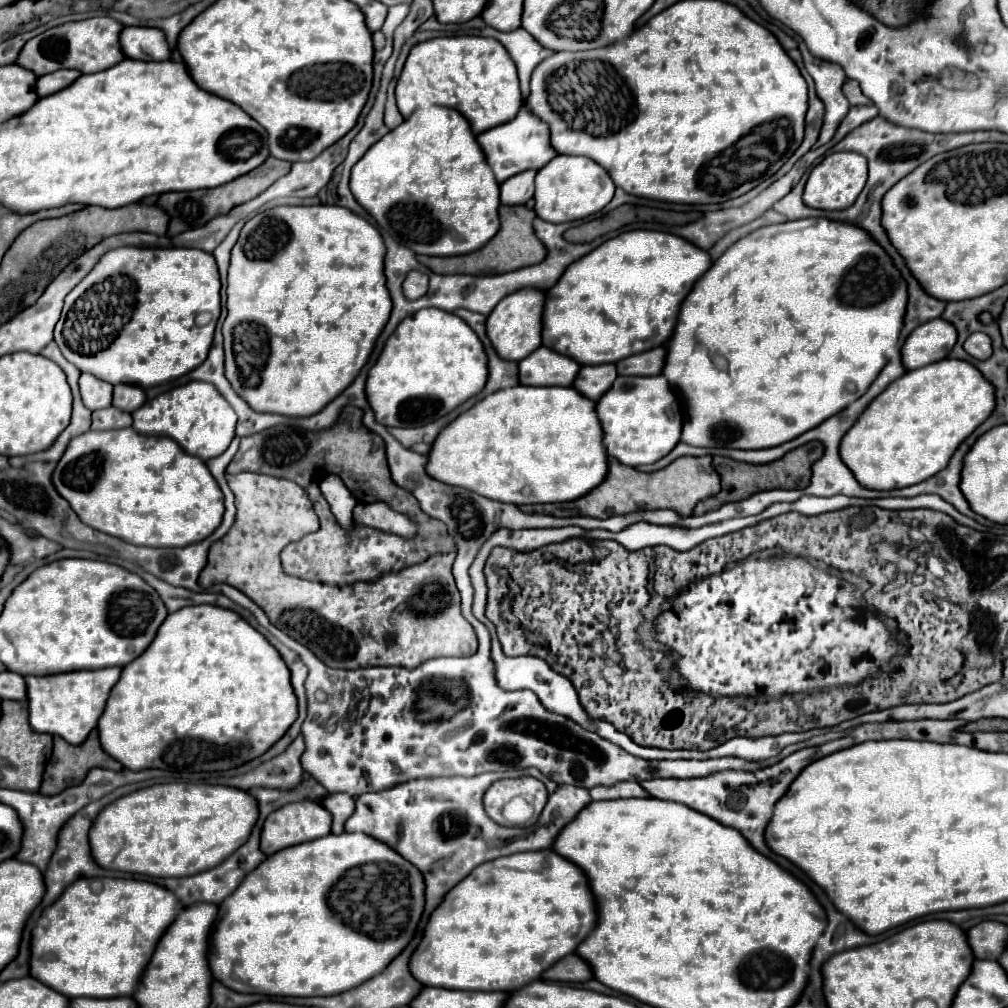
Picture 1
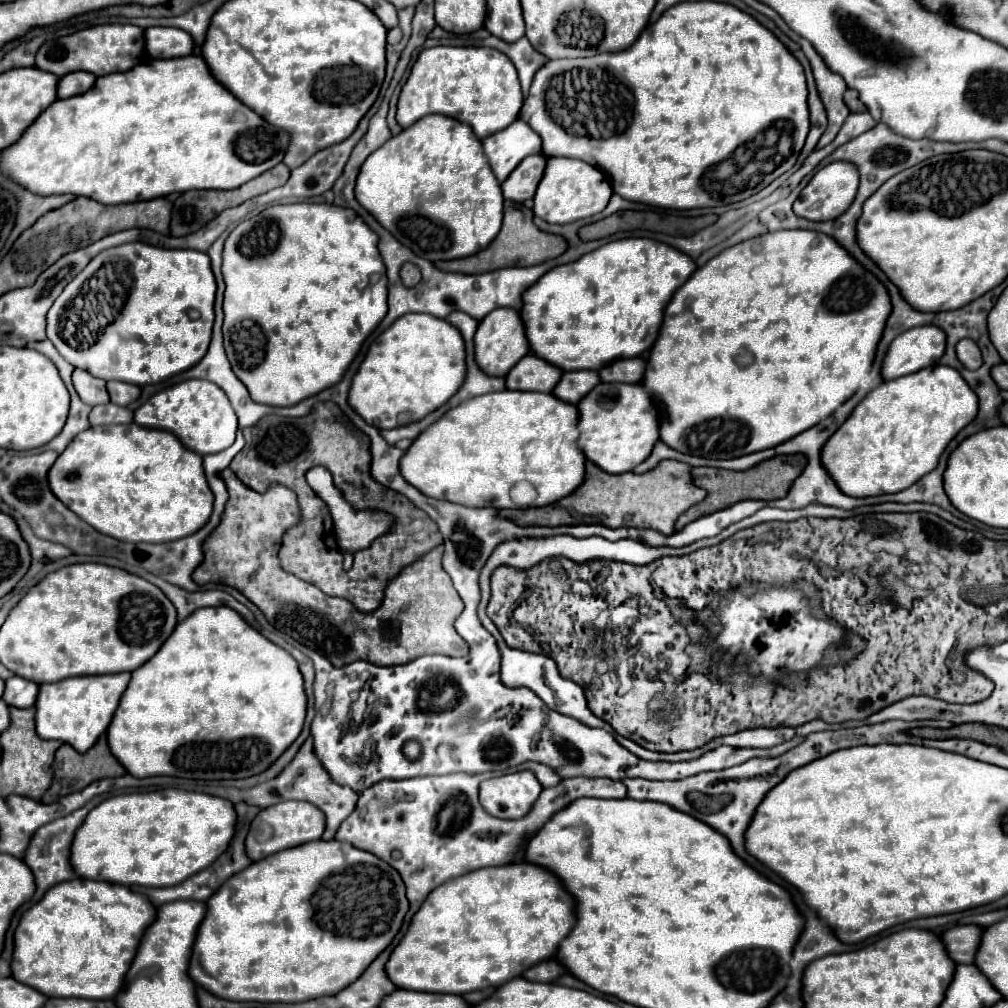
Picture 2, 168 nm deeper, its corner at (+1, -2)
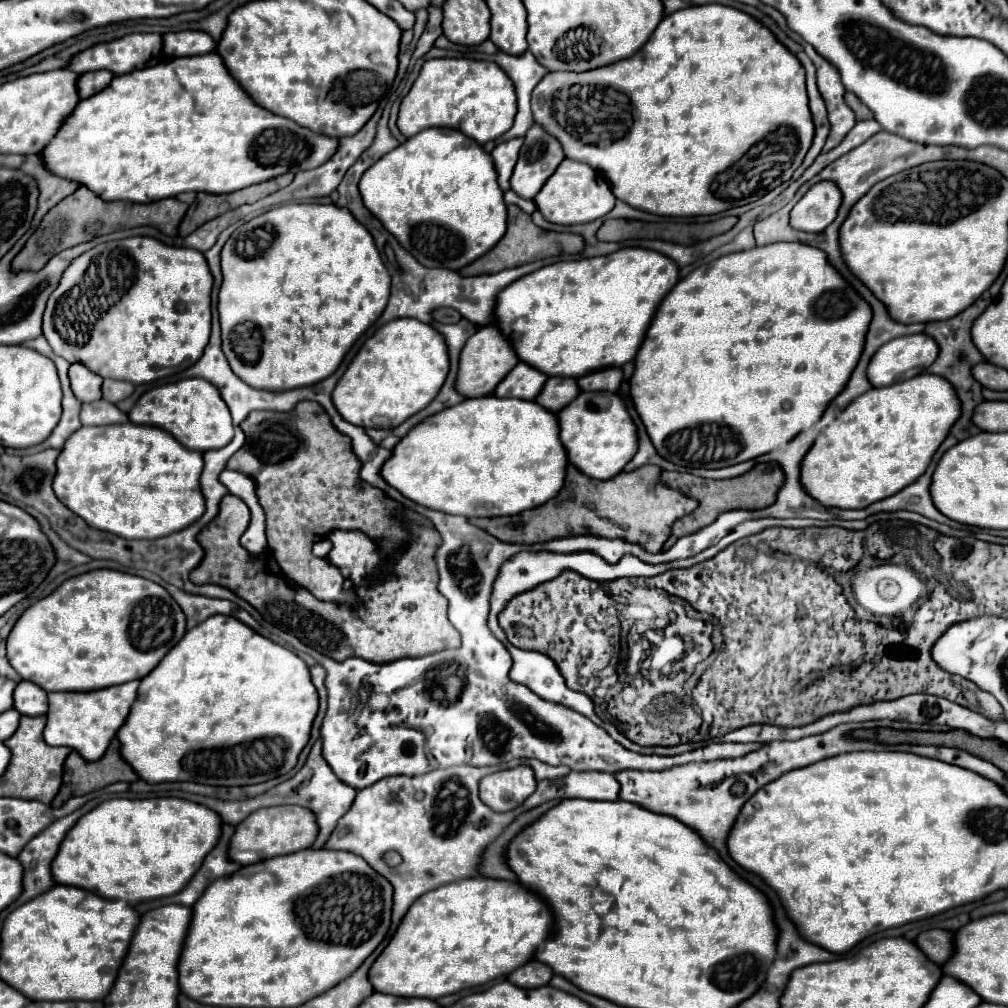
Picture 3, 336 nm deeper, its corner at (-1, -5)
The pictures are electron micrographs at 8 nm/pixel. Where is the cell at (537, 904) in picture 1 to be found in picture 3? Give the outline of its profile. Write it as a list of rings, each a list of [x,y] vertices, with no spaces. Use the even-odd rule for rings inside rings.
[[[479,877],[453,881],[421,895],[409,907],[397,933],[383,949],[383,953],[375,959],[369,971],[369,981],[375,991],[399,997],[439,999],[445,995],[453,995],[463,989],[491,983],[497,977],[509,975],[517,967],[531,961],[535,957],[535,949],[539,949],[549,939],[551,927],[551,907],[547,903],[541,903],[541,897],[521,883]]]

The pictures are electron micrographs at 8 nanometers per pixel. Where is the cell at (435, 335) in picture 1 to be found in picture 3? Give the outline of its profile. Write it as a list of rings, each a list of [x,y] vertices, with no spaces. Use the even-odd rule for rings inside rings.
[[[393,319],[369,337],[333,391],[333,403],[349,423],[365,429],[393,429],[425,409],[449,375],[443,335],[417,319]]]

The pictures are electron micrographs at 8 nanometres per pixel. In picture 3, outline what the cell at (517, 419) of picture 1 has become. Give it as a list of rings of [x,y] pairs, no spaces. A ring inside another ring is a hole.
[[[487,395],[487,397],[473,397],[473,399],[465,399],[459,405],[447,407],[439,413],[435,413],[433,417],[425,419],[423,423],[415,425],[401,441],[399,445],[393,449],[391,459],[383,465],[383,479],[395,487],[397,491],[401,491],[407,499],[425,505],[429,509],[435,511],[443,511],[443,513],[451,513],[451,515],[465,515],[465,517],[499,517],[499,515],[515,515],[531,509],[531,507],[539,507],[543,503],[547,503],[547,499],[553,499],[565,485],[565,469],[567,469],[567,451],[563,451],[563,443],[559,443],[559,419],[557,415],[553,415],[551,411],[547,411],[545,407],[541,407],[535,401],[525,401],[525,399],[503,399],[503,397],[495,397],[495,395]]]

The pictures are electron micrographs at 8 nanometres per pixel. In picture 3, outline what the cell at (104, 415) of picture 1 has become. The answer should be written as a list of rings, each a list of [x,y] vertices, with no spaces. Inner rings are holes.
[[[105,399],[85,403],[81,409],[81,423],[83,425],[113,425],[113,423],[127,423],[127,413],[119,411],[117,405],[107,403]]]

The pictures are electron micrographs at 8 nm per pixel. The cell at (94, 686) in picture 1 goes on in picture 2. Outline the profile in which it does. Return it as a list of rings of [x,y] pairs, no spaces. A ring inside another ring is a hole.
[[[121,672],[117,676],[77,676],[55,684],[41,684],[35,704],[37,734],[45,740],[67,742],[77,752],[87,752],[107,730],[129,680],[131,674]]]

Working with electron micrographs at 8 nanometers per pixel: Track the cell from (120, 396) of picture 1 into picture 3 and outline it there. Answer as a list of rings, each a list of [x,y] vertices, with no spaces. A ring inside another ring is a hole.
[[[115,379],[103,381],[103,399],[107,399],[109,403],[119,403],[119,401],[131,397],[133,391],[135,391],[135,387],[127,381],[115,381]]]

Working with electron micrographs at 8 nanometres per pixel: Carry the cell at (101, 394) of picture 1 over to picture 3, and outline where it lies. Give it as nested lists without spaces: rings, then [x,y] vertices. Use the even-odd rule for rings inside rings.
[[[73,363],[71,365],[69,379],[71,379],[73,393],[75,393],[75,397],[81,403],[91,403],[91,401],[99,401],[101,399],[103,379],[99,375],[95,375],[93,371],[89,371],[87,367],[83,367],[81,363]]]

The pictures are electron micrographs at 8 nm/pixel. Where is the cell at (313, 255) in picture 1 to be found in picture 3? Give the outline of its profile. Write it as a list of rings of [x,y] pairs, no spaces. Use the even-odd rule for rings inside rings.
[[[289,203],[283,207],[275,207],[249,223],[237,227],[233,235],[227,239],[221,251],[221,269],[223,269],[223,285],[219,291],[219,317],[221,317],[221,333],[223,333],[223,351],[225,357],[237,377],[241,377],[247,385],[257,387],[261,391],[291,391],[299,387],[309,387],[311,383],[319,383],[333,375],[341,365],[343,357],[349,353],[353,343],[379,319],[389,299],[391,277],[387,267],[381,261],[381,255],[371,239],[371,233],[351,215],[349,209],[337,205],[317,205],[317,203]]]

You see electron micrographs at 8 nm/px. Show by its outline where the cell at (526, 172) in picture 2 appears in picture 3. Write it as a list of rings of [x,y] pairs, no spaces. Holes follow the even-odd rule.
[[[533,125],[525,135],[525,143],[511,177],[511,189],[523,199],[533,199],[563,159],[565,153],[559,141],[539,125]]]

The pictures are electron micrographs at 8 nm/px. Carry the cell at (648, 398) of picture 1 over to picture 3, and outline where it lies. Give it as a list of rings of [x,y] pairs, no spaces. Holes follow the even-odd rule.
[[[589,391],[579,393],[563,411],[557,413],[561,427],[561,441],[567,449],[569,463],[593,479],[611,479],[635,457],[639,449],[637,425],[633,423],[625,401],[617,393]]]

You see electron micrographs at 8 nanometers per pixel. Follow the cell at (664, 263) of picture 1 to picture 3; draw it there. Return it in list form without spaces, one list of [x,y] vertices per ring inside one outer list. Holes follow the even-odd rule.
[[[625,247],[603,257],[559,261],[525,275],[519,279],[519,283],[505,287],[497,297],[495,321],[511,341],[521,361],[549,377],[559,375],[579,379],[591,371],[623,367],[625,363],[633,361],[659,303],[677,281],[679,265],[663,253],[643,247]]]

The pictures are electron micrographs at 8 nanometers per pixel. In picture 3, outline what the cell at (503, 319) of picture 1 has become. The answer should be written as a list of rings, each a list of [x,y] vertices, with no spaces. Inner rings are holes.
[[[497,323],[481,327],[463,347],[461,359],[459,359],[459,379],[457,379],[457,391],[467,397],[483,397],[491,393],[497,383],[519,363],[519,357],[515,355],[515,349],[511,347],[509,339],[505,339],[503,331],[499,331]]]

